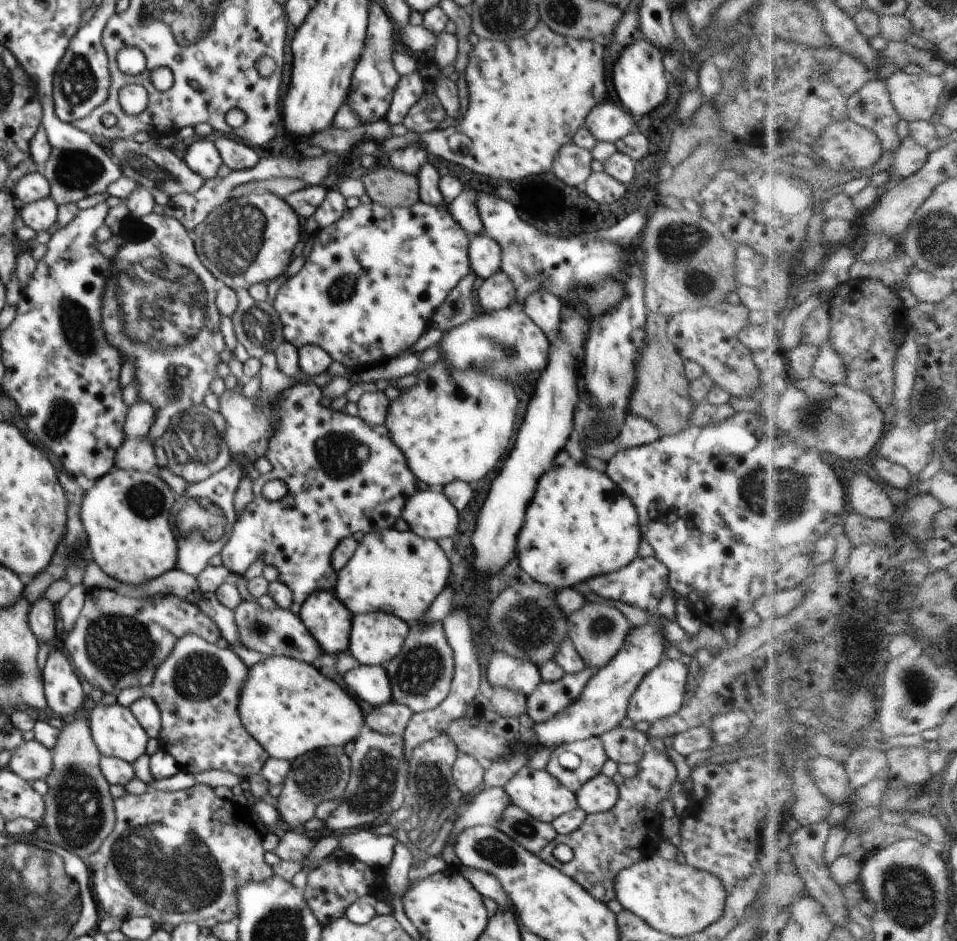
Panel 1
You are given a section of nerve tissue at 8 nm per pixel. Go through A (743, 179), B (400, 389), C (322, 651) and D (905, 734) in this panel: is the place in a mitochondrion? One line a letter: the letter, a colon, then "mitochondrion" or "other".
A: other
B: other
C: other
D: other

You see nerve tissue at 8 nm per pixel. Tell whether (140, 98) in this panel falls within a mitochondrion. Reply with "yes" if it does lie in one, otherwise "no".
no

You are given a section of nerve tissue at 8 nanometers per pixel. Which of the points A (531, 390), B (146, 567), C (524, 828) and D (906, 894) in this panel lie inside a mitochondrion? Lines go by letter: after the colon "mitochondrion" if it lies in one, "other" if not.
A: other
B: other
C: mitochondrion
D: mitochondrion

